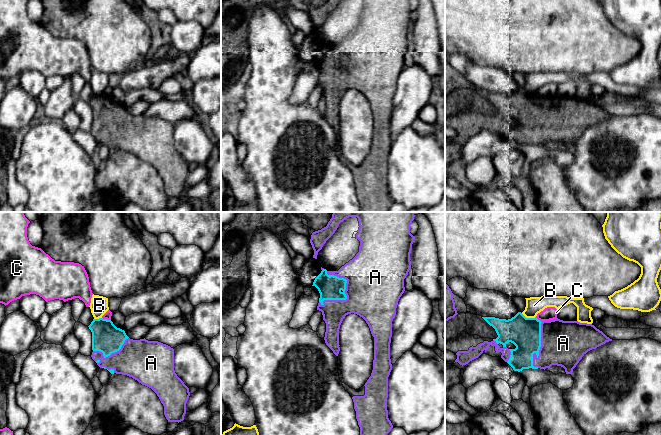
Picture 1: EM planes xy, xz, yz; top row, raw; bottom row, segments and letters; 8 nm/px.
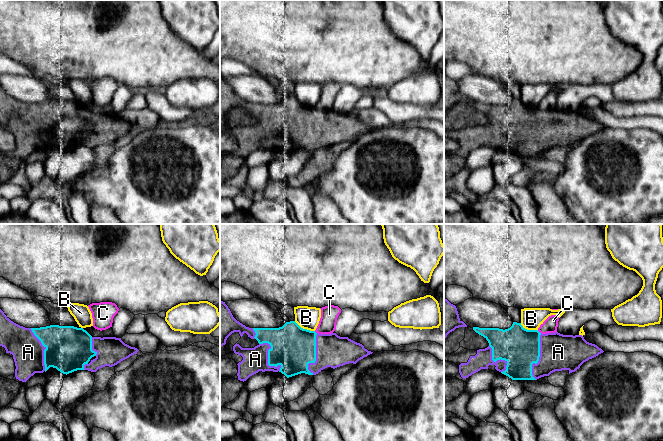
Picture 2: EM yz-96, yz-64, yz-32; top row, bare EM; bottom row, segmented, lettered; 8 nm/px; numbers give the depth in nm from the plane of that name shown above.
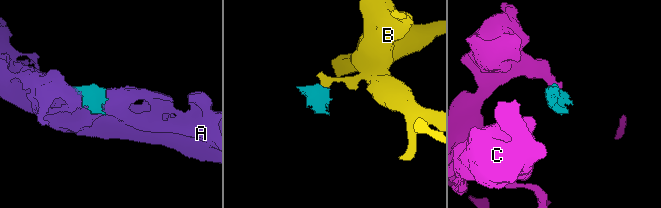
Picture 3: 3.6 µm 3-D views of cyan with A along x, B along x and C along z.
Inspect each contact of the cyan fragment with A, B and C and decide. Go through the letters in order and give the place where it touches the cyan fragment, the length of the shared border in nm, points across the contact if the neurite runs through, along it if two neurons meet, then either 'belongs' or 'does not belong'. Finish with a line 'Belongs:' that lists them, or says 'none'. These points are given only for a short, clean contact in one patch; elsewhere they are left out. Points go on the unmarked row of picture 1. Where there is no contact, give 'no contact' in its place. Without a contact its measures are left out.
A: contact xz (346, 56); length 300 nm; belongs
B: contact yz (528, 94); length 120 nm; border yz (521, 89), (526, 93), (535, 93); does not belong
C: contact xy (106, 95); length 80 nm; border xy (102, 93), (110, 96); does not belong
Belongs: A

